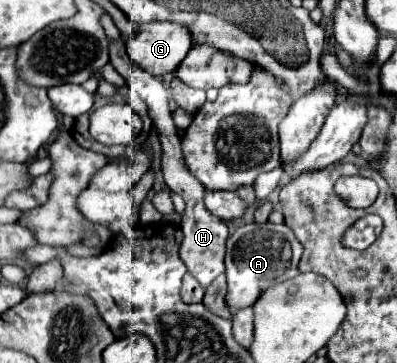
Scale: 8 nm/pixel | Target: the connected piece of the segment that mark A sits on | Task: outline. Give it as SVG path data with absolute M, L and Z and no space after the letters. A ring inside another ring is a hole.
M249 223L239 227L229 239L227 239L227 251L225 251L225 267L227 267L227 305L231 307L231 313L237 309L253 305L261 293L267 287L273 287L289 277L299 275L299 259L303 255L303 247L293 235L293 231L281 223Z

